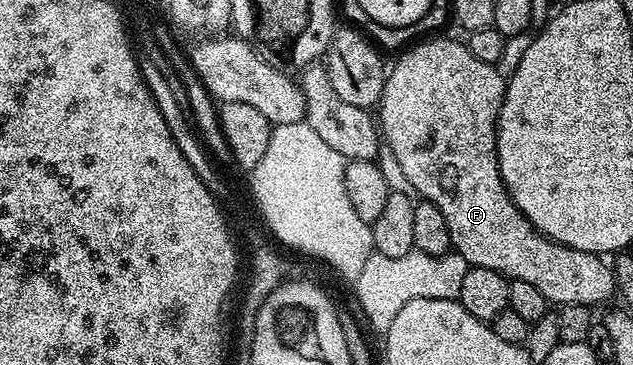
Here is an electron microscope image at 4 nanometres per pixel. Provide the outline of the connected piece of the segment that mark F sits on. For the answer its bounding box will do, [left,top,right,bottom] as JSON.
[379,37,617,308]

